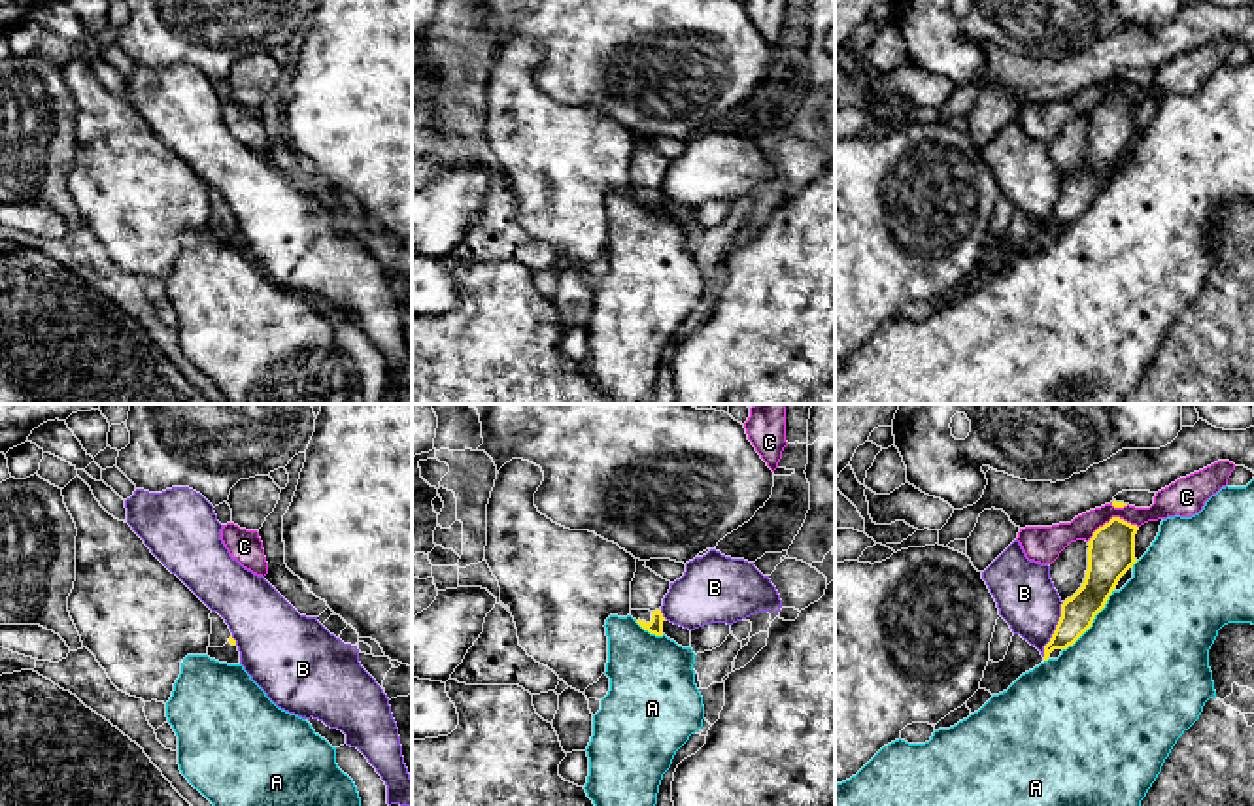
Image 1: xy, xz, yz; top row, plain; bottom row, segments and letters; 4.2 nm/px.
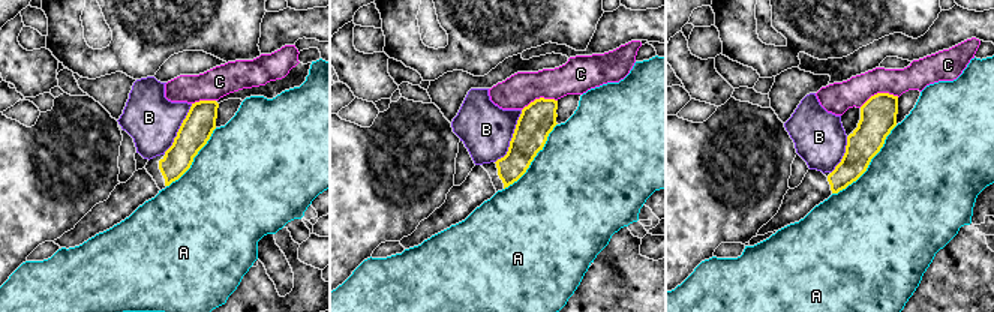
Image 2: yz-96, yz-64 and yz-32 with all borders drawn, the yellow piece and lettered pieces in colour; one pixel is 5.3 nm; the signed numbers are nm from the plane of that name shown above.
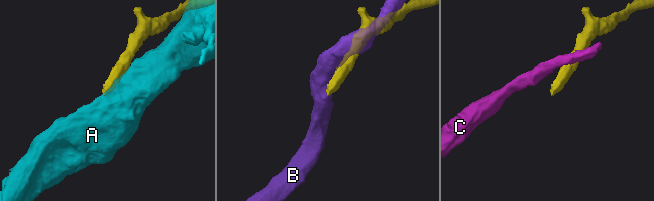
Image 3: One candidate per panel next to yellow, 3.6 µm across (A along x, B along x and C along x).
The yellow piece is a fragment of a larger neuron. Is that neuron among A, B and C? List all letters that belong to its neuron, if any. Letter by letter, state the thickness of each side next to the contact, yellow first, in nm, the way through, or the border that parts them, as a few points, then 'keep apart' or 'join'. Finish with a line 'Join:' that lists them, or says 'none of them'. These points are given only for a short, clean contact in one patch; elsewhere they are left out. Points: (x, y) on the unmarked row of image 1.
A: 160 nm thick on the yellow side, 500 nm on the other; keep apart
B: 140 nm thick on the yellow side, 260 nm on the other; keep apart
C: 200 nm thick on the yellow side, 130 nm on the other; border along yz (1137, 102), (1111, 95), (1088, 116); keep apart
Join: none of them

